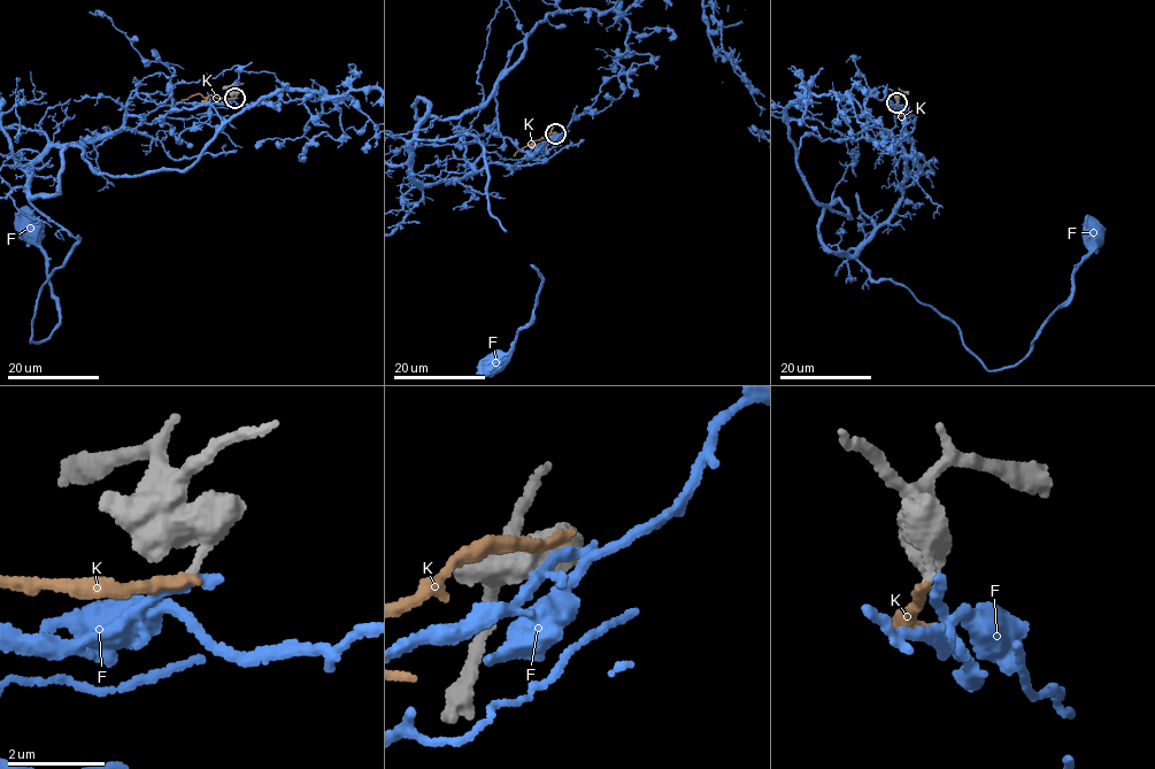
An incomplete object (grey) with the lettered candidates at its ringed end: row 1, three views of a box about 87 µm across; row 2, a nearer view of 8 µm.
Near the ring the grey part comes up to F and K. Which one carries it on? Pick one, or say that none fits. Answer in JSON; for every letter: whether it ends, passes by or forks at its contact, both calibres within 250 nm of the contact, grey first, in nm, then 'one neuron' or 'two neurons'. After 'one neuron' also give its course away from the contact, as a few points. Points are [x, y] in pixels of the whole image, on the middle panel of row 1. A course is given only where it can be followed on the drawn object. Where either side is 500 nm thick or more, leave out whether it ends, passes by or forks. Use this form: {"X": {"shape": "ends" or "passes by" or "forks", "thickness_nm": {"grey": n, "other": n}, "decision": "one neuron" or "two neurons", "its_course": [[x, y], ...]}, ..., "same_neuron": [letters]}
{"F": {"shape": "ends", "thickness_nm": {"grey": 280, "other": 260}, "decision": "two neurons"}, "K": {"shape": "ends", "thickness_nm": {"grey": 280, "other": 200}, "decision": "one neuron", "its_course": [[555, 133], [546, 133], [514, 156]]}, "same_neuron": ["K"]}

